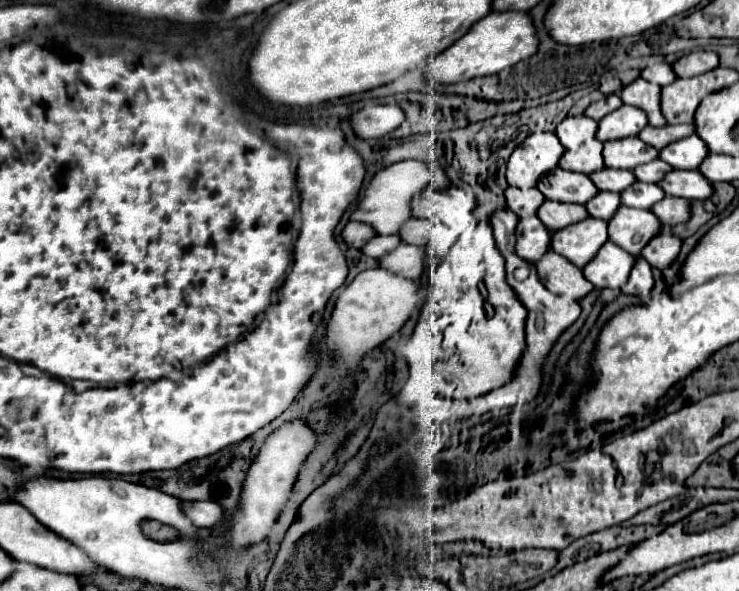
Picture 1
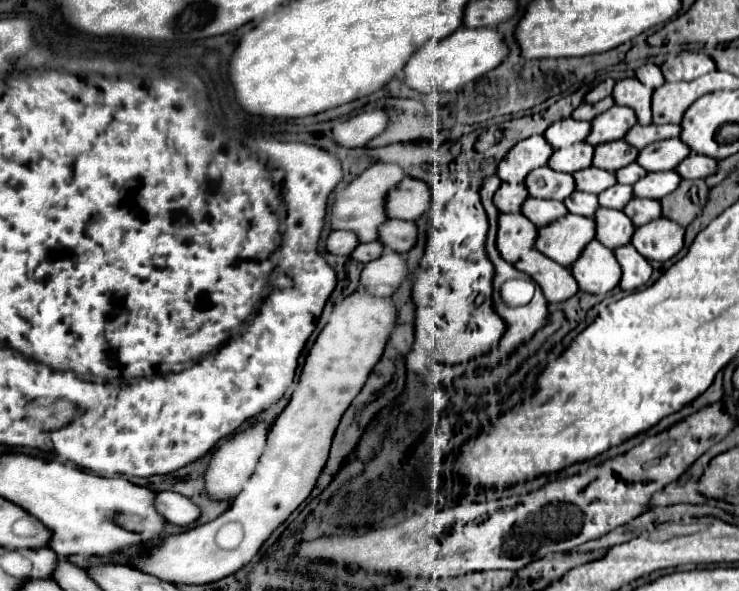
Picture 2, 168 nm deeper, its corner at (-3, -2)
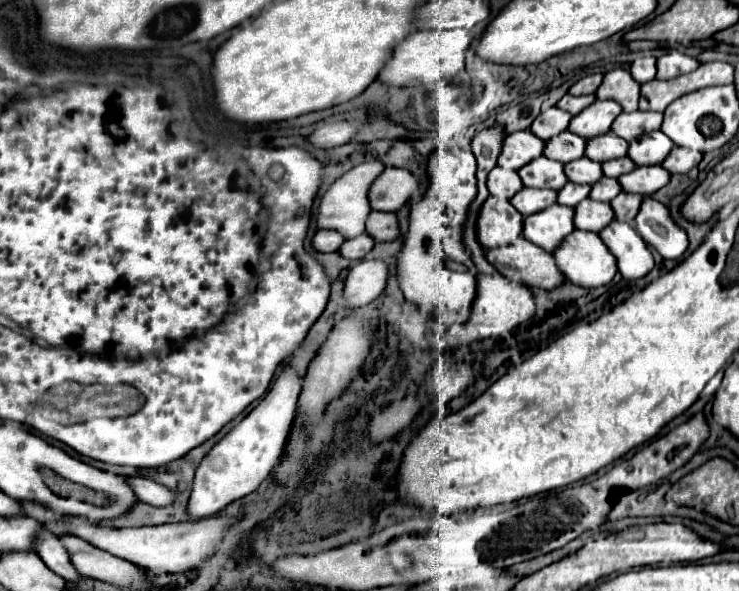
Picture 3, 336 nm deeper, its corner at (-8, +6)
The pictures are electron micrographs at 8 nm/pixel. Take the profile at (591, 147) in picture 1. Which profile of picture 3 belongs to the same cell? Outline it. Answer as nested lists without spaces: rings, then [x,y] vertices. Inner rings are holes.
[[[571,131],[559,133],[557,137],[553,137],[553,139],[549,139],[549,141],[545,143],[543,155],[549,157],[549,159],[569,157],[569,159],[555,159],[555,161],[561,161],[561,163],[565,165],[565,163],[575,161],[575,159],[579,159],[579,157],[585,155],[585,139],[583,139],[583,137],[577,137],[577,135],[571,133]]]

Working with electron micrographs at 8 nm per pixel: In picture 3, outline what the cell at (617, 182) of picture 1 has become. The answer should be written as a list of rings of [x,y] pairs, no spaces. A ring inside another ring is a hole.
[[[581,157],[577,161],[571,161],[565,165],[565,175],[569,177],[571,183],[587,183],[593,185],[603,177],[601,163],[591,161],[587,157]]]

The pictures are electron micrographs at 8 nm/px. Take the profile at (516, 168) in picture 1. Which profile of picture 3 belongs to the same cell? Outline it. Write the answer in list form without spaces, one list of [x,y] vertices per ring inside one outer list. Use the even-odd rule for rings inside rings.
[[[529,131],[509,133],[509,137],[503,139],[503,149],[501,149],[497,165],[517,171],[529,161],[541,157],[543,149],[545,149],[545,141],[541,141]]]

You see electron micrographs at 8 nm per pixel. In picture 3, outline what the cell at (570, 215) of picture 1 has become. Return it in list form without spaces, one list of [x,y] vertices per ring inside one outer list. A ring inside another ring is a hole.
[[[523,187],[519,193],[515,193],[511,197],[511,203],[515,205],[515,209],[523,217],[539,213],[541,209],[547,209],[555,201],[557,201],[555,191],[551,191],[551,189],[529,189],[529,187]]]

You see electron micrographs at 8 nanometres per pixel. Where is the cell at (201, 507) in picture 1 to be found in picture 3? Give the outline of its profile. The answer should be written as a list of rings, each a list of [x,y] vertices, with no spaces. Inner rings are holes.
[[[127,477],[127,483],[131,485],[131,489],[135,491],[135,497],[143,503],[149,503],[153,507],[165,507],[169,503],[173,503],[175,493],[169,491],[167,487],[145,479],[145,477]]]

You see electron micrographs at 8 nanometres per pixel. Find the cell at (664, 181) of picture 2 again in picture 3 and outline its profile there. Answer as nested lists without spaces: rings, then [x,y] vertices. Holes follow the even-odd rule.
[[[651,165],[651,167],[637,167],[633,173],[625,173],[619,177],[619,183],[623,185],[621,189],[627,193],[641,193],[641,195],[653,195],[661,187],[669,183],[671,175],[665,173],[661,165]]]

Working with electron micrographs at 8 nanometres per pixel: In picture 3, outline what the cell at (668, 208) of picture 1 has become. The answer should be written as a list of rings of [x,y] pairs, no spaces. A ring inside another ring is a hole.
[[[619,193],[613,201],[611,201],[611,209],[615,213],[617,221],[625,221],[631,223],[635,221],[635,215],[639,211],[639,205],[643,201],[643,195],[635,195],[635,193]]]

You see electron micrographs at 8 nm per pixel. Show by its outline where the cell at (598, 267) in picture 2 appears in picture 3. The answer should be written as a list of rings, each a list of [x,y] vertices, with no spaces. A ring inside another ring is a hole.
[[[573,231],[565,243],[557,245],[553,259],[565,277],[581,287],[607,285],[617,273],[617,261],[605,243],[591,231]]]

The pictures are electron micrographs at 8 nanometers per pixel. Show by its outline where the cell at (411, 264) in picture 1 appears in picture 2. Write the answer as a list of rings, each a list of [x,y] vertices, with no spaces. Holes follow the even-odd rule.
[[[386,251],[376,261],[366,263],[360,275],[360,289],[374,295],[394,295],[406,279],[406,261],[400,253]]]

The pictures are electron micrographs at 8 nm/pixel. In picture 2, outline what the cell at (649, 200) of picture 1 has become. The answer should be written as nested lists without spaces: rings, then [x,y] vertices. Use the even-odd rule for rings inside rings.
[[[614,185],[614,187],[606,189],[604,193],[600,193],[598,199],[600,199],[600,205],[602,205],[602,207],[624,209],[624,205],[628,205],[628,201],[634,199],[634,195],[632,195],[632,185]]]

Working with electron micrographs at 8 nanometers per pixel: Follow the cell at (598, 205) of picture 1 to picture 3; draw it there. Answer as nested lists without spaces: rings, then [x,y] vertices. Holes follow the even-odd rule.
[[[567,183],[563,189],[557,191],[557,203],[561,203],[561,205],[569,205],[569,207],[575,207],[575,205],[581,203],[585,197],[589,197],[589,191],[591,191],[589,185]]]

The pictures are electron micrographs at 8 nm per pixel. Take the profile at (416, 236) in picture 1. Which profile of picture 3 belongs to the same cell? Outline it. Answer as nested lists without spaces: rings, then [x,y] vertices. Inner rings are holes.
[[[371,211],[365,221],[365,231],[375,241],[393,241],[399,235],[399,223],[393,213]]]

